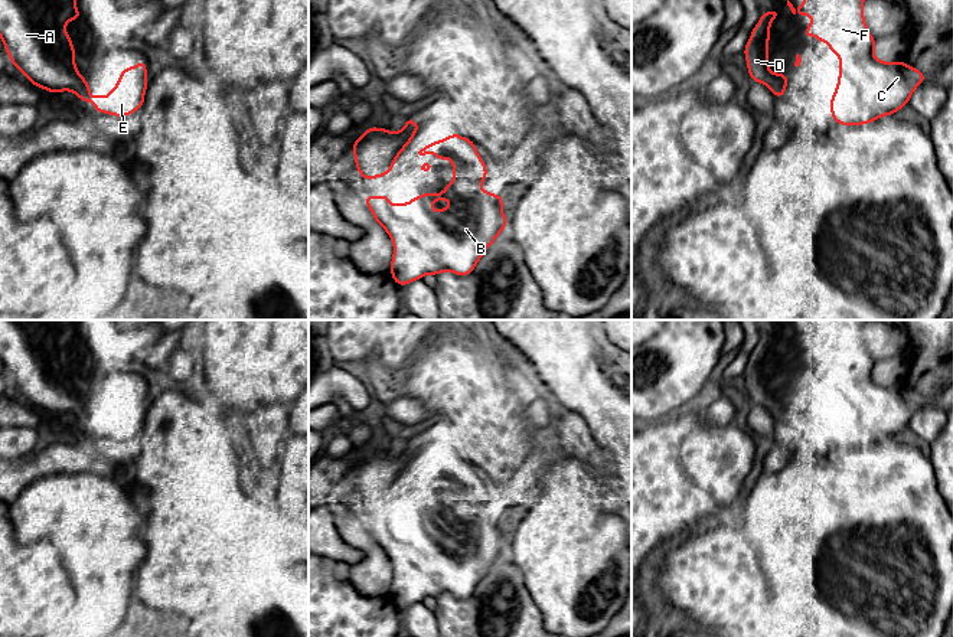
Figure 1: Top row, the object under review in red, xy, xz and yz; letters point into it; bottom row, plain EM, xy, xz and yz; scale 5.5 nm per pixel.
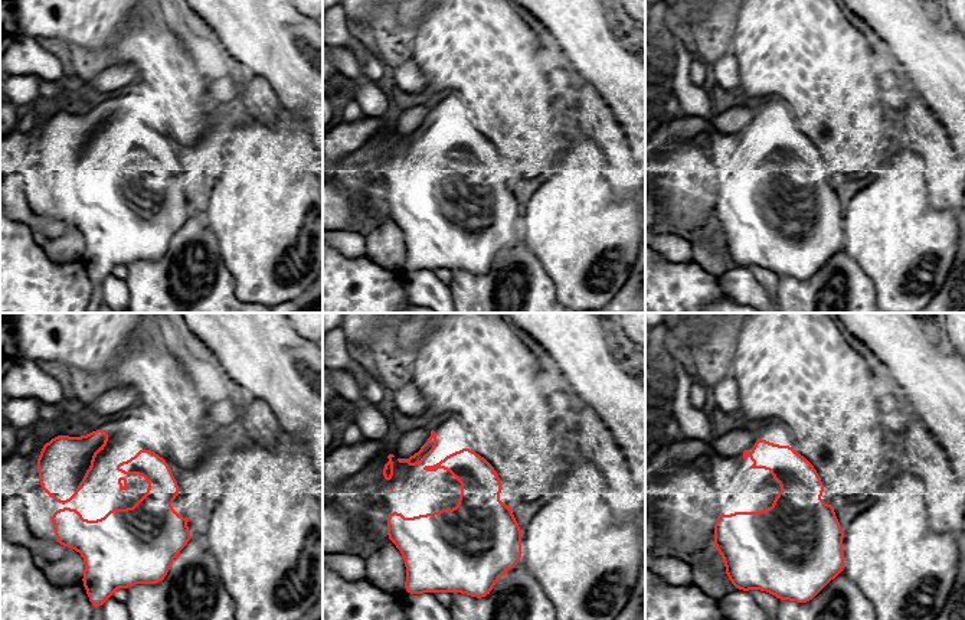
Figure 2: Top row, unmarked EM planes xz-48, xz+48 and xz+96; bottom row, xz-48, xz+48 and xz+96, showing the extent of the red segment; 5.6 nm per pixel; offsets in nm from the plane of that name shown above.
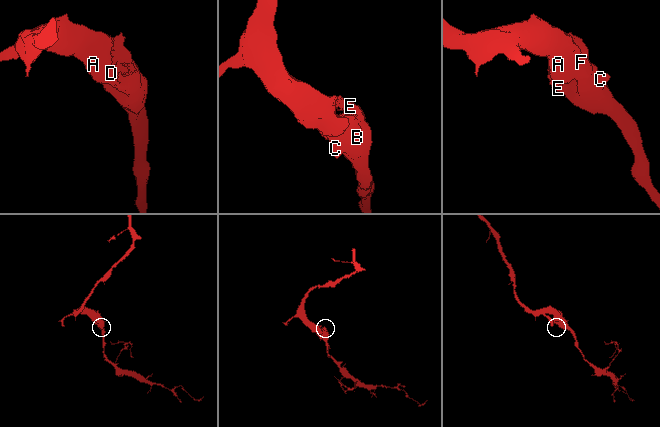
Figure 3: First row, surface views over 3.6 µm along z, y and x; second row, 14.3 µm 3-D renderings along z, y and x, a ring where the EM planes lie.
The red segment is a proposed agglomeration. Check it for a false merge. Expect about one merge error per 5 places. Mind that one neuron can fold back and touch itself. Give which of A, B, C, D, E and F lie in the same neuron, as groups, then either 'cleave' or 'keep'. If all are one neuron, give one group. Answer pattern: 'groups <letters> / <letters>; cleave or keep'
groups A B C D E F; keep

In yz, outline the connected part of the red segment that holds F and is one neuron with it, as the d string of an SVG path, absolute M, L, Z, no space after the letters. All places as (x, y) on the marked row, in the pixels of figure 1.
M787 0L793 14L815 16L807 23L804 37L816 36L826 42L832 53L839 55L839 79L830 98L830 114L839 125L861 125L879 117L895 114L908 104L914 89L926 81L926 76L905 62L882 62L874 56L875 39L871 36L862 4L865 0L804 0L796 10Z

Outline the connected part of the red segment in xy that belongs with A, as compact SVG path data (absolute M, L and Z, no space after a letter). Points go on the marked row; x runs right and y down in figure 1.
M0 0L0 37L10 62L23 72L37 88L45 88L50 94L72 91L85 104L92 102L95 111L125 117L144 104L144 92L149 86L146 81L147 66L140 61L137 66L121 71L117 85L104 98L99 94L91 99L91 88L75 66L75 48L71 36L65 30L69 20L78 20L81 12L75 7L75 0Z

